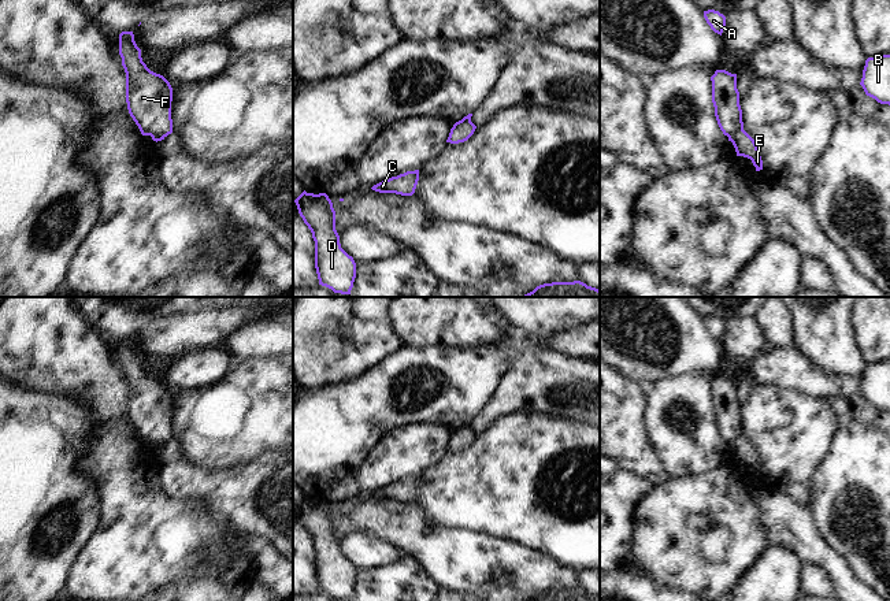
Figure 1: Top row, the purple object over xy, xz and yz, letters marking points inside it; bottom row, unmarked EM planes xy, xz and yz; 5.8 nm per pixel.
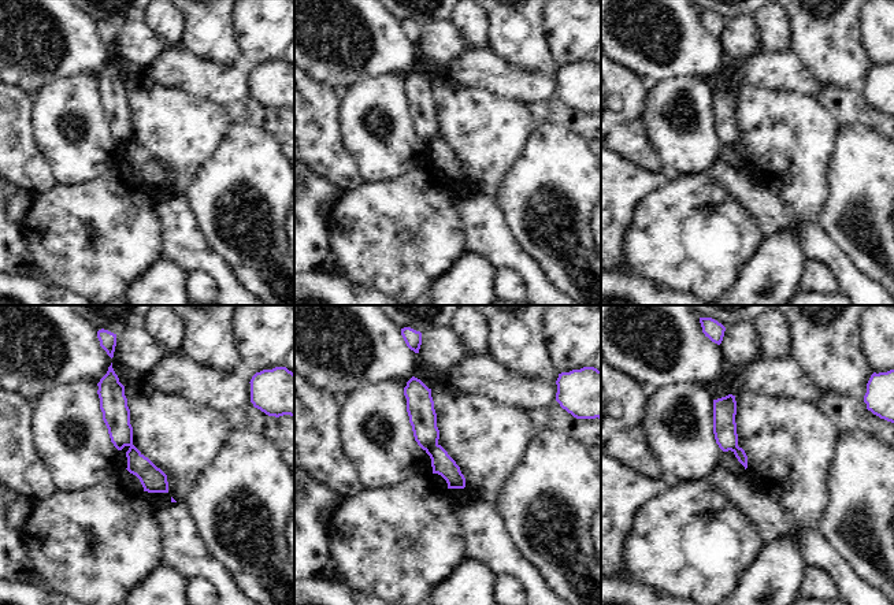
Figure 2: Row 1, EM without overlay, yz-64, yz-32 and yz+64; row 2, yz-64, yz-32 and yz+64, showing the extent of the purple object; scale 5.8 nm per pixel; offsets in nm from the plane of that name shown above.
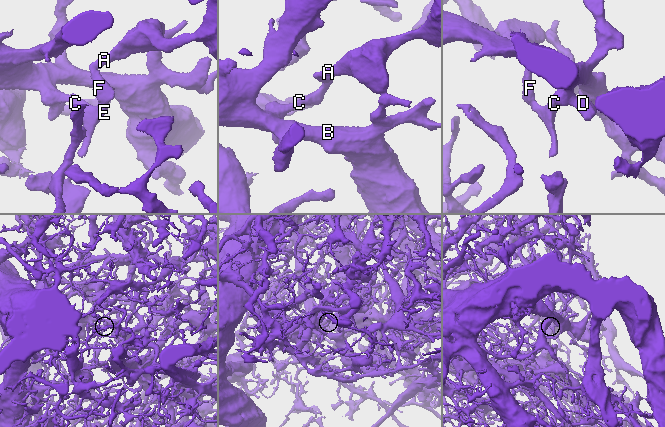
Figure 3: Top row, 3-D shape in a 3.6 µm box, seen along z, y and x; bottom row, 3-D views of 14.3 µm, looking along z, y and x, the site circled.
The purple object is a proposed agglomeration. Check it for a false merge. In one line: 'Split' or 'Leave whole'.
Split

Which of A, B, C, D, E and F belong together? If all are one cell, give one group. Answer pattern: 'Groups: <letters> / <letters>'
Groups: A F / B C D E

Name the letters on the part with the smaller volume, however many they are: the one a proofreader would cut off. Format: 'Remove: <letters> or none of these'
Remove: A, F

